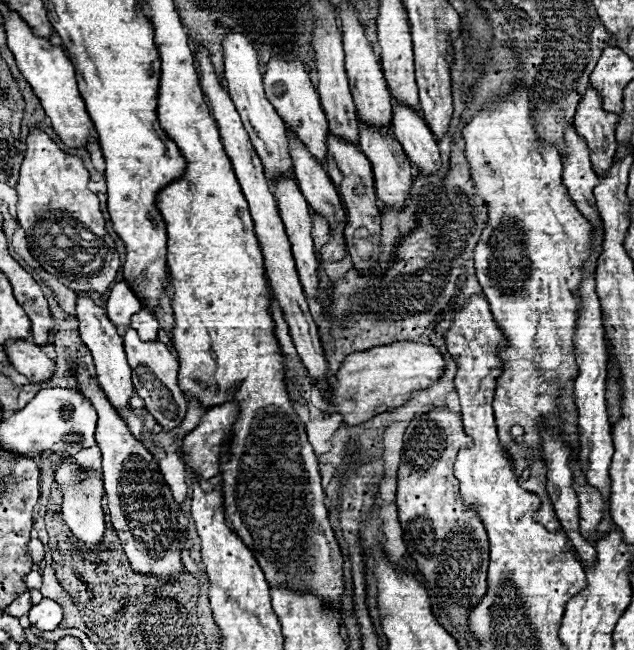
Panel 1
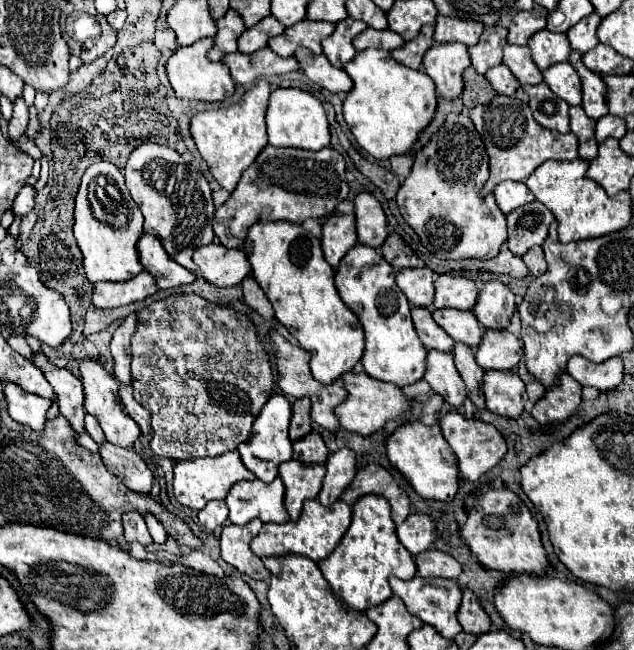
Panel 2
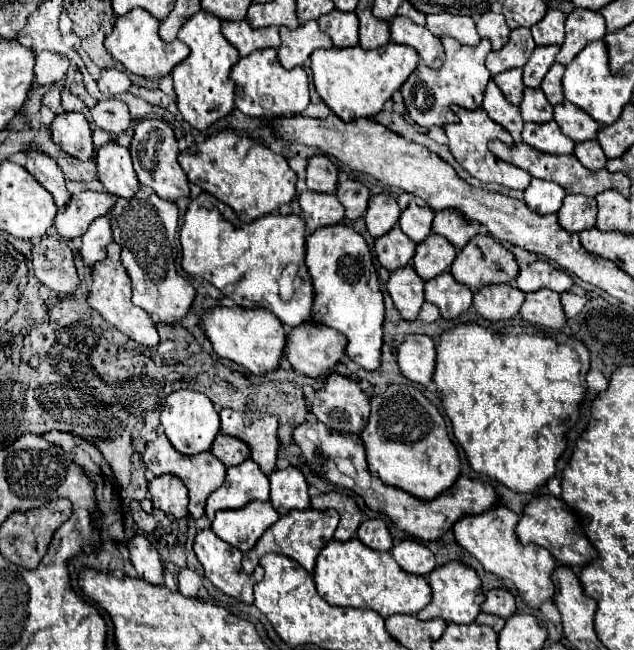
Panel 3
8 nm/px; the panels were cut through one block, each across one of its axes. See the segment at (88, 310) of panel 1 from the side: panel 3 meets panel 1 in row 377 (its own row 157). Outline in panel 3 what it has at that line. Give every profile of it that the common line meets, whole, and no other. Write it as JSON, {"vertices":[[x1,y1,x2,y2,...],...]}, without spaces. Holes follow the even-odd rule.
{"vertices":[[108,142,96,152,96,164,98,180,104,184,106,192,122,198,132,198,140,188,128,148,116,142]]}

